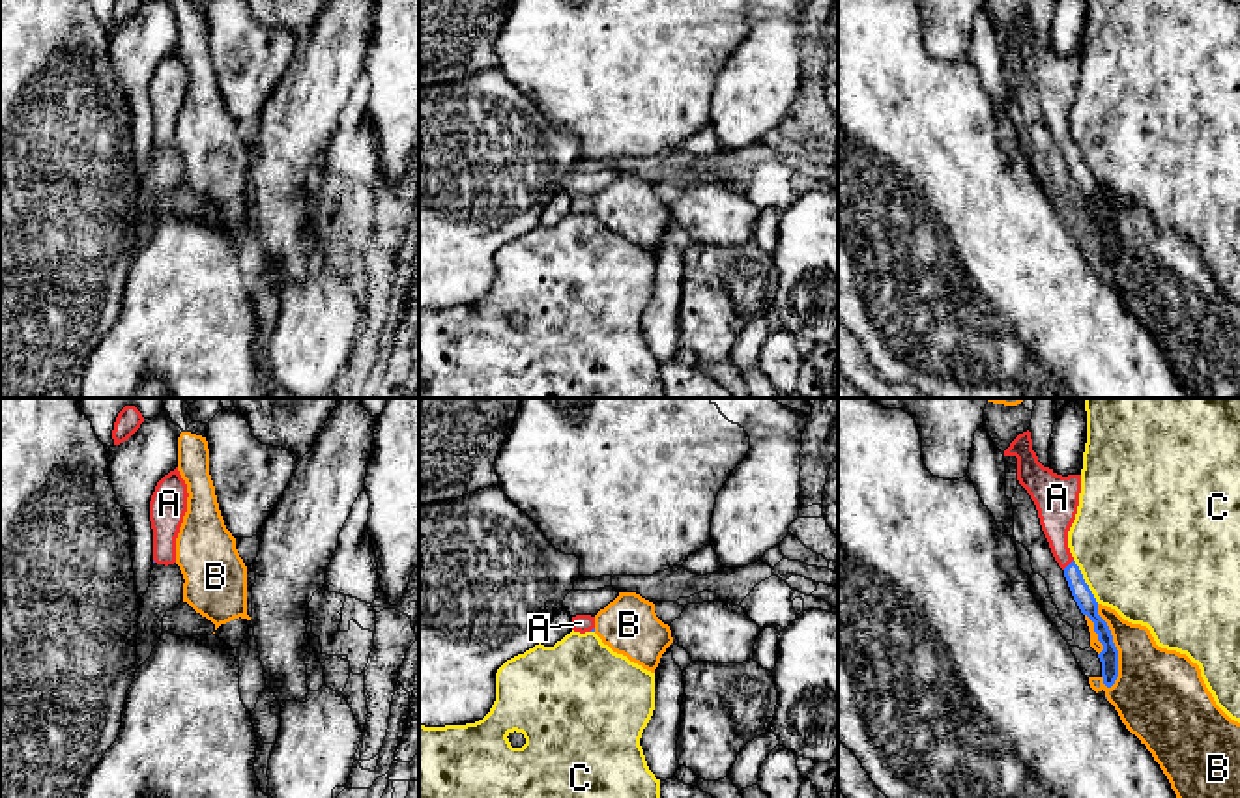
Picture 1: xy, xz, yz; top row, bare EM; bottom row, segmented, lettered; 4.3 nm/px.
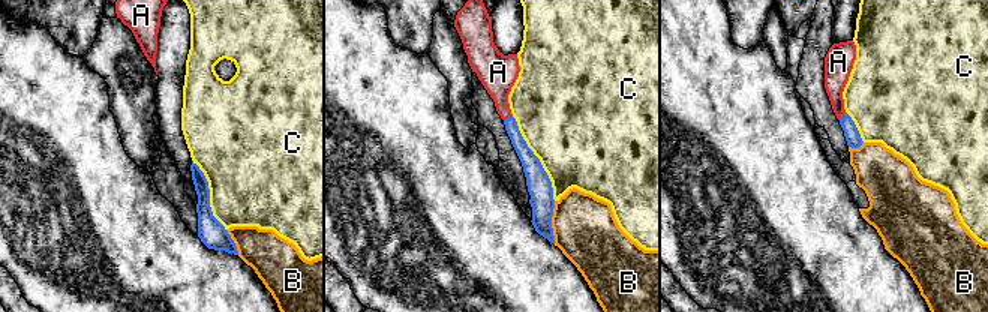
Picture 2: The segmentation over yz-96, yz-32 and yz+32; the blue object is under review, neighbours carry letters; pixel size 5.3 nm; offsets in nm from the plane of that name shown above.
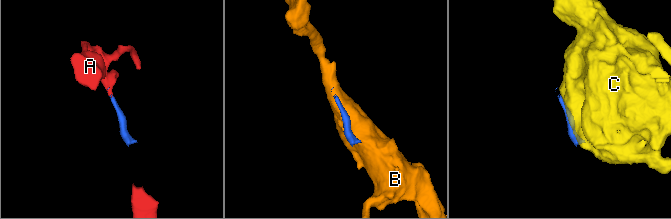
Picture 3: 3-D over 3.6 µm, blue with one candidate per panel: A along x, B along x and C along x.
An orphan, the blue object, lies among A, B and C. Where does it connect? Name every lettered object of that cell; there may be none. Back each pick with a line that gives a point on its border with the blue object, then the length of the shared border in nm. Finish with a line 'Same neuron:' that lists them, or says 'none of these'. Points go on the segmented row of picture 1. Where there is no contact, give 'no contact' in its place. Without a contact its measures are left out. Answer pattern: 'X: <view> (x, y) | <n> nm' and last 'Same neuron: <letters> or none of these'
A: yz (1068, 565) | 60 nm
Same neuron: A

